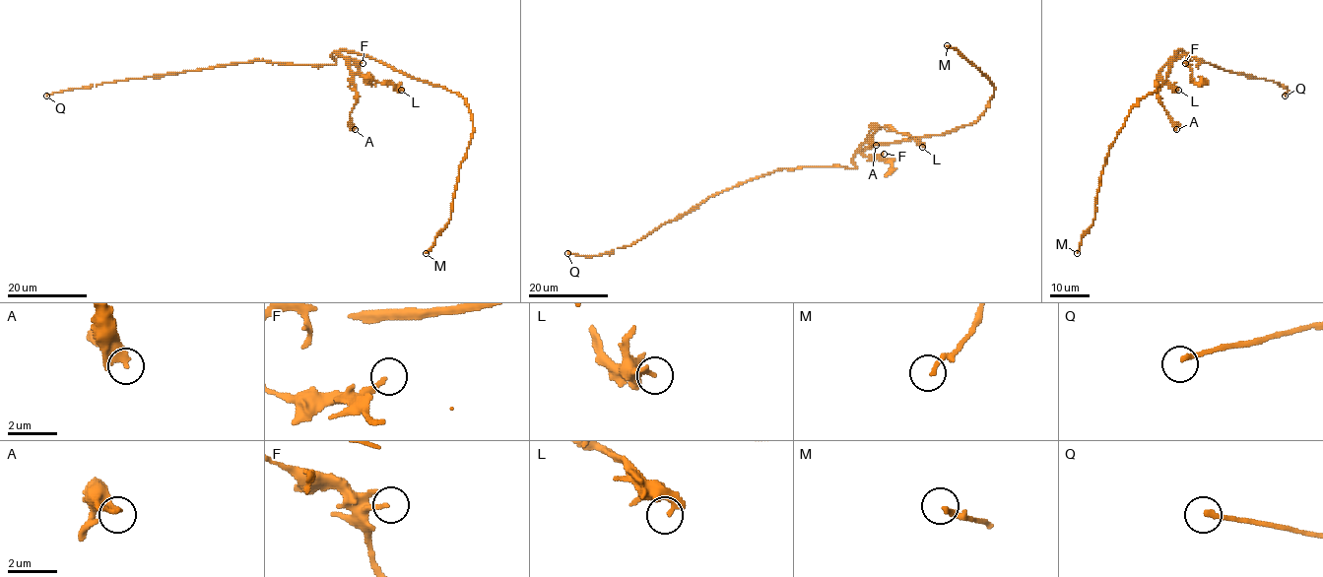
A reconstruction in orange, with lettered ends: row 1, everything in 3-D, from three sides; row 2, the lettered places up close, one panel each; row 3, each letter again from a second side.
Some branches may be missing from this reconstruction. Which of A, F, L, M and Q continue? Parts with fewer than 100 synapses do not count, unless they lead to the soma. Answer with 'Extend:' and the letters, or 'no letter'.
Extend: Q

